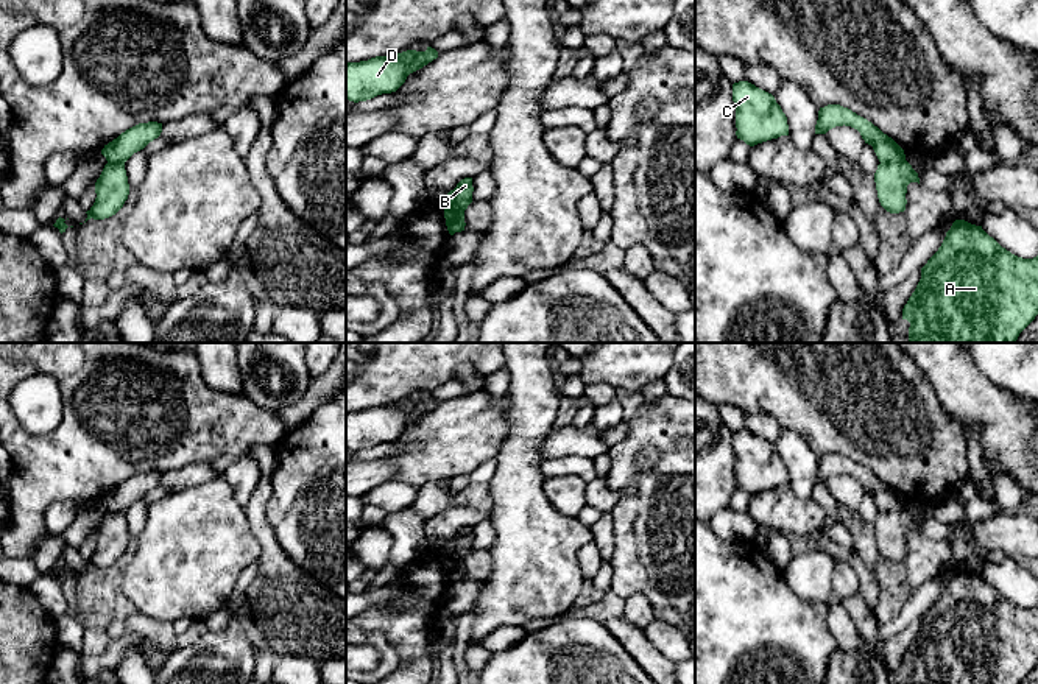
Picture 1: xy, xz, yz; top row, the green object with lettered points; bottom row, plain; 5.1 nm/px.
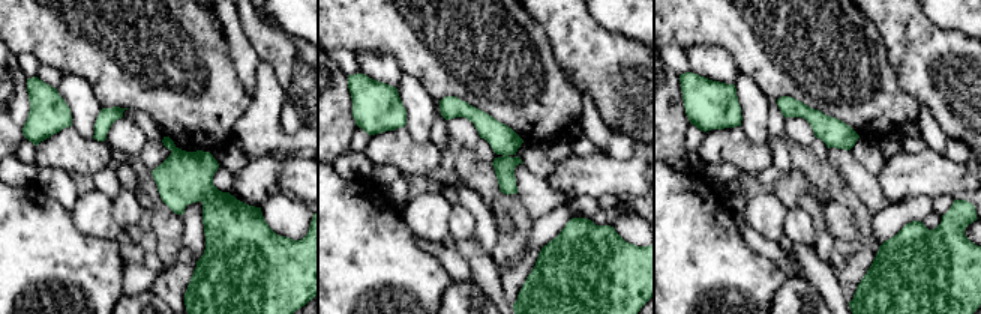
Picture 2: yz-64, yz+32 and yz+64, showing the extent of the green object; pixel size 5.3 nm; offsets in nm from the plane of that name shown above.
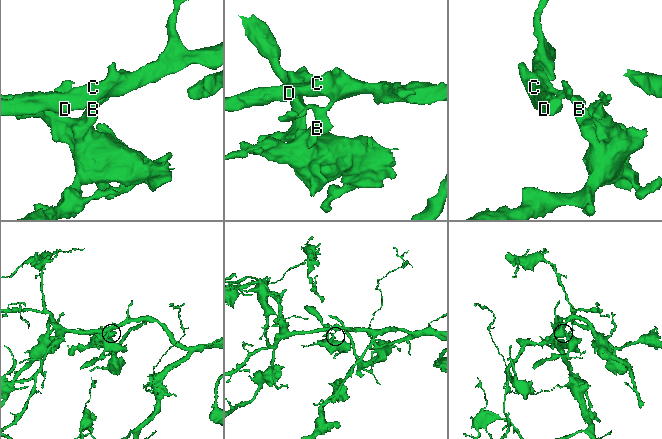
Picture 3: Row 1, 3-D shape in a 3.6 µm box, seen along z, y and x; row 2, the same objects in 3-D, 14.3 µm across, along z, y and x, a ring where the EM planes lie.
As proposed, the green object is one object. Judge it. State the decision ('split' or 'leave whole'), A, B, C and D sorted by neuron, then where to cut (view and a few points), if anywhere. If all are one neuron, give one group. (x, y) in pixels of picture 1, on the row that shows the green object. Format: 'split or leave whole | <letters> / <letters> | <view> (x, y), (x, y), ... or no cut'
split | A B / C D | yz (904, 158), (895, 162), (881, 162)

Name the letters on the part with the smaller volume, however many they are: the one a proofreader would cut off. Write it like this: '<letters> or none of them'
A, B

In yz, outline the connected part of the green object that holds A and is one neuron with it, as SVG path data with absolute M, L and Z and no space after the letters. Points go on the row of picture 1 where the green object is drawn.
M955 220L938 251L921 268L921 279L902 309L902 319L910 323L909 343L1015 343L1019 333L1038 315L1038 256L1033 259L1022 259L1005 248L1002 248L993 237L990 237L982 226L971 224L965 220Z

